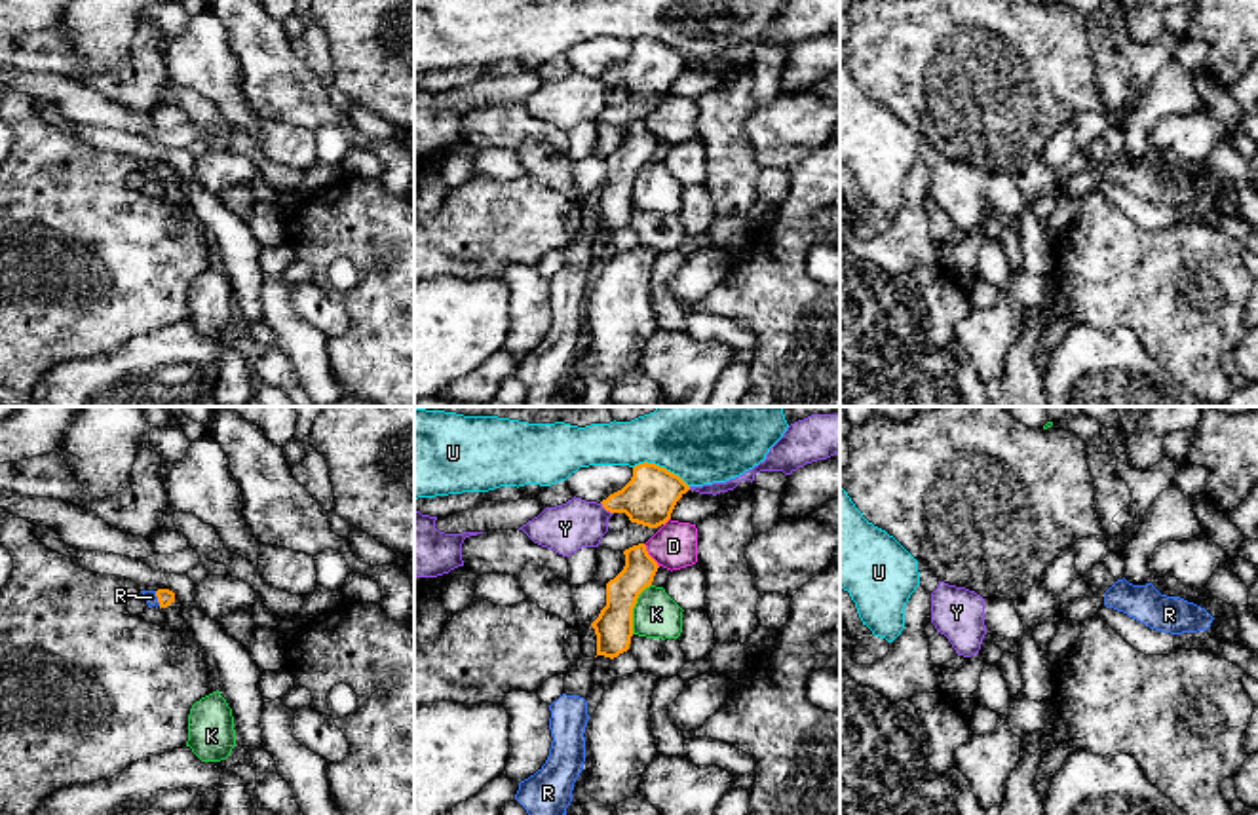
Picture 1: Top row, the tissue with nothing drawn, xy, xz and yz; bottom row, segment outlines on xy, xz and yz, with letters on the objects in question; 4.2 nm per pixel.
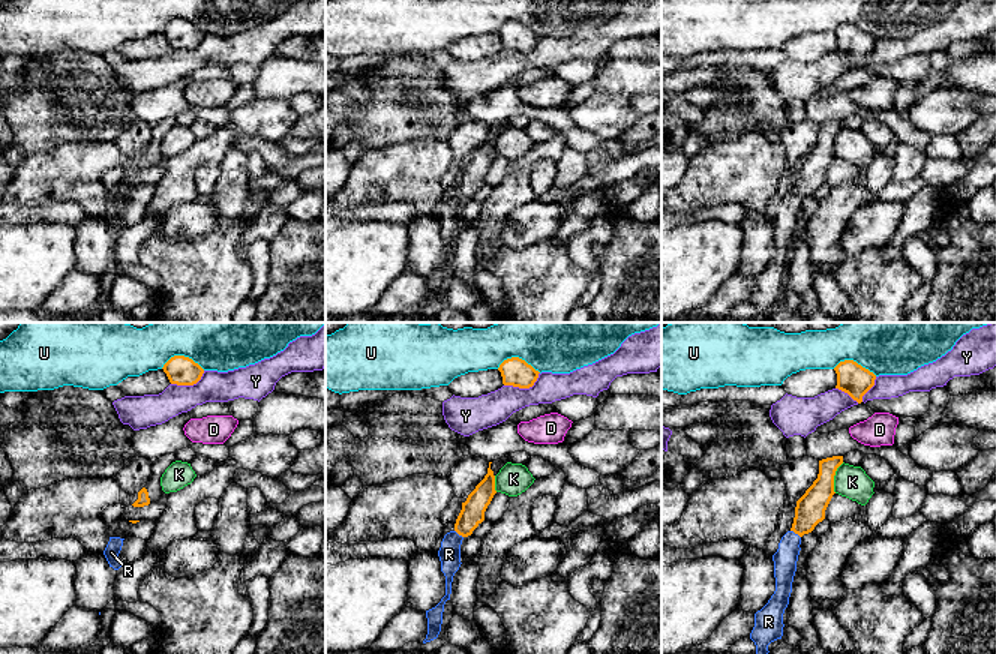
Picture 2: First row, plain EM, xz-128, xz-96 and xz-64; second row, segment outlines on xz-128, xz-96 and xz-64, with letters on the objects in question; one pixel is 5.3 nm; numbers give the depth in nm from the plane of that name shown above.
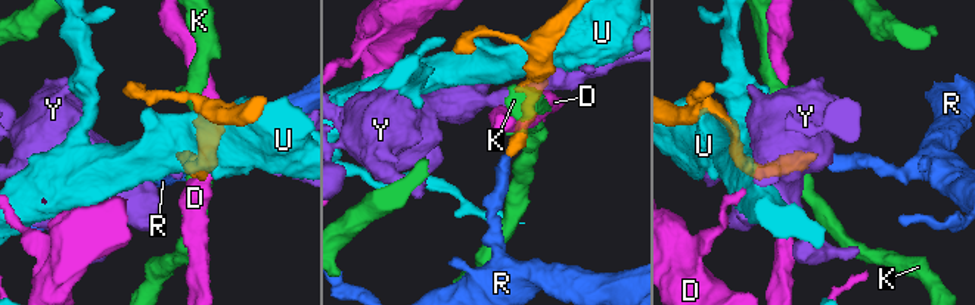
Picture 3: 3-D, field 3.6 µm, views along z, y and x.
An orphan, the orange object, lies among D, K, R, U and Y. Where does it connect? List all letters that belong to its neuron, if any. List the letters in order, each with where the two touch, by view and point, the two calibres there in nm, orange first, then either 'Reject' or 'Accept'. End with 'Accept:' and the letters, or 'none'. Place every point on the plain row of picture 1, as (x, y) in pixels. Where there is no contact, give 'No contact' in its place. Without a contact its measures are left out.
D: Touches orange at xz (648, 130). Thickness 140 nm (orange) against 190 nm. Reject
K: Touches orange at xz (633, 181). Thickness 160 nm (orange) against 190 nm. Reject
R: Touches orange at xy (158, 173). Thickness 70 nm (orange) against 50 nm. Accept
U: Touches orange at xz (662, 42). Thickness 220 nm (orange) against 260 nm. Reject
Y: Touches orange at xz (607, 84). Thickness 220 nm (orange) against 200 nm. Reject
Accept: R

